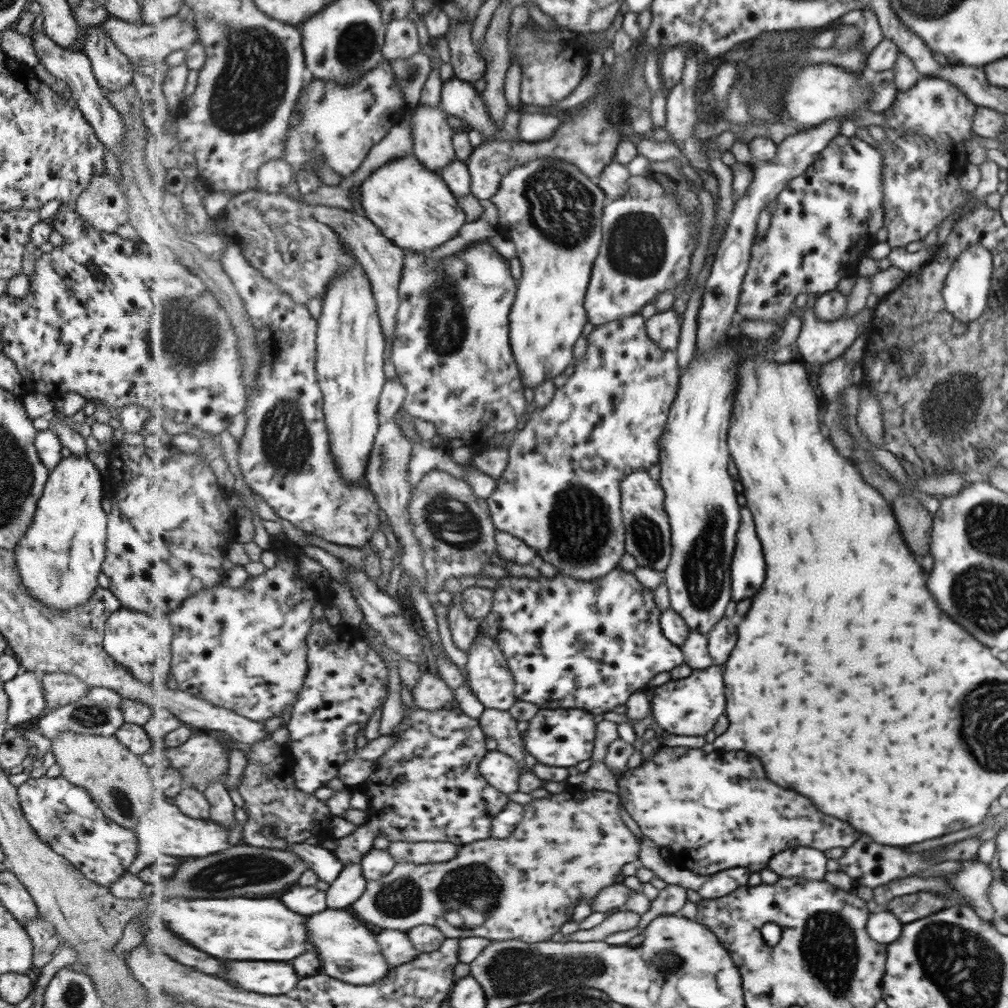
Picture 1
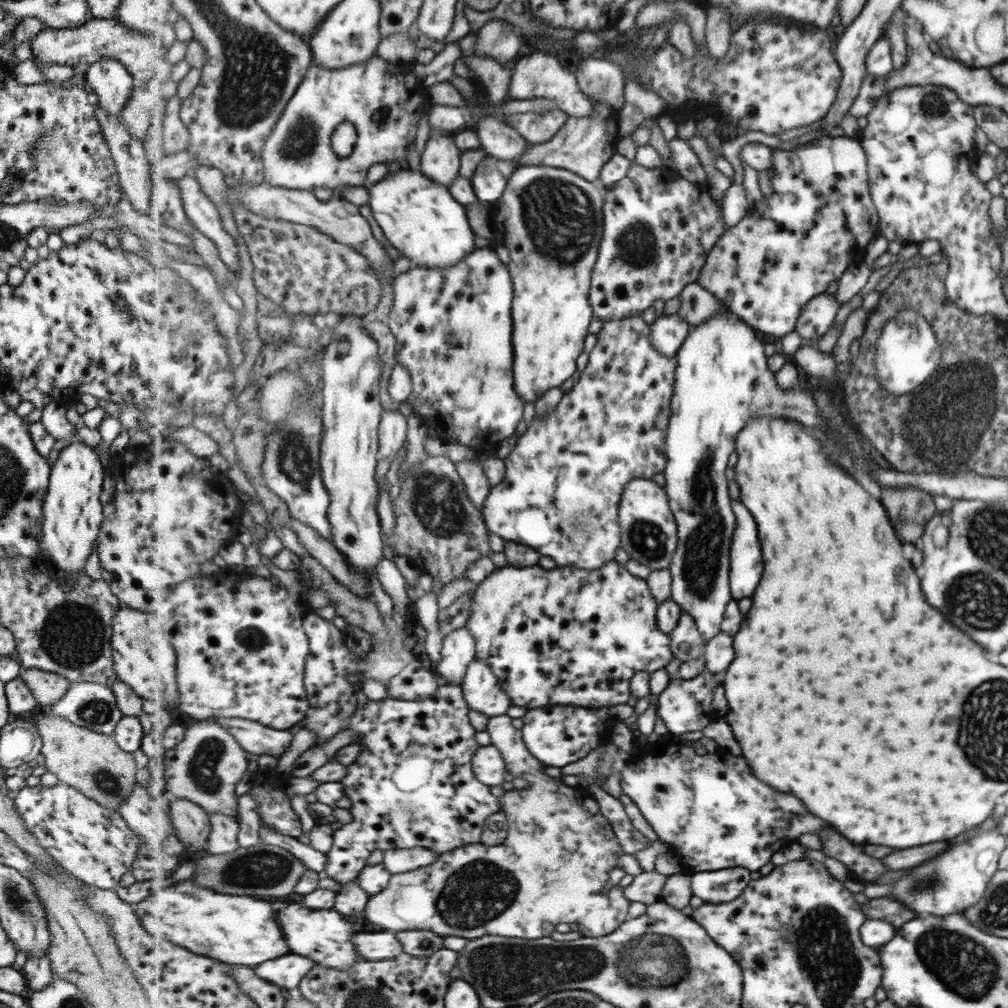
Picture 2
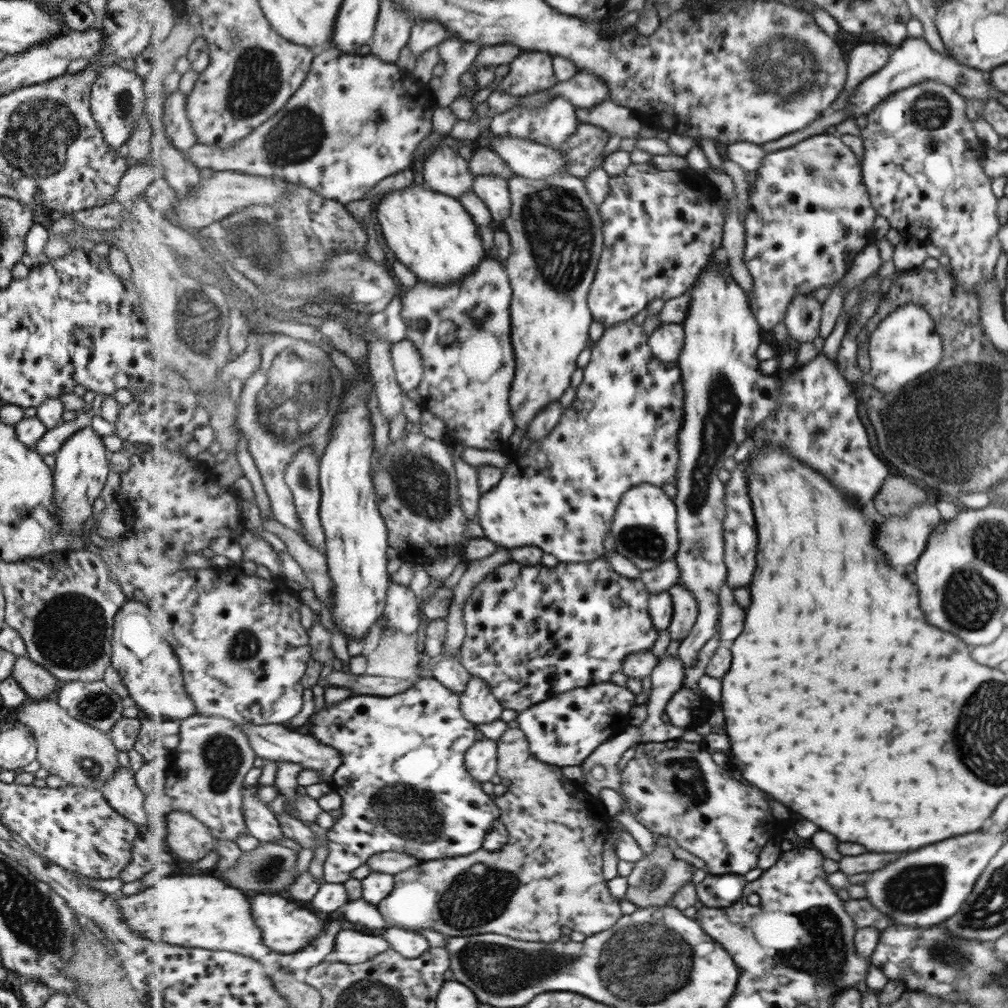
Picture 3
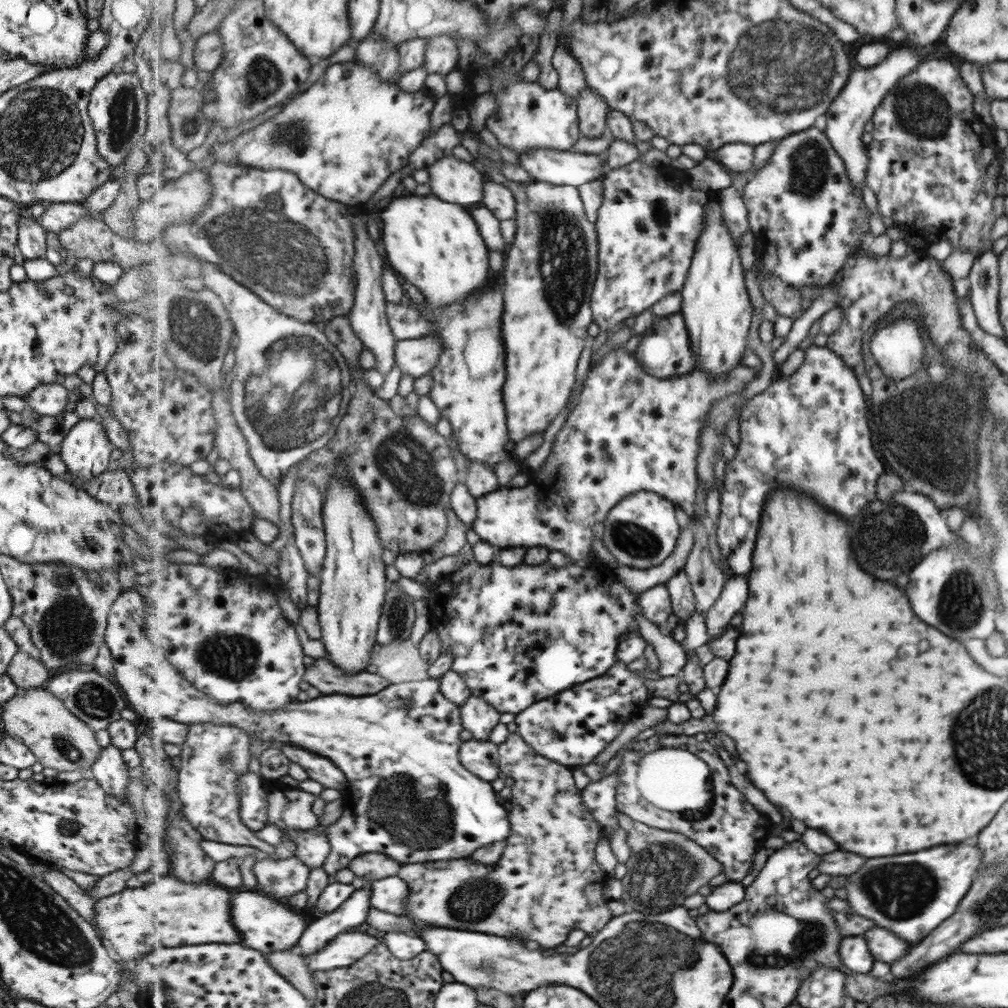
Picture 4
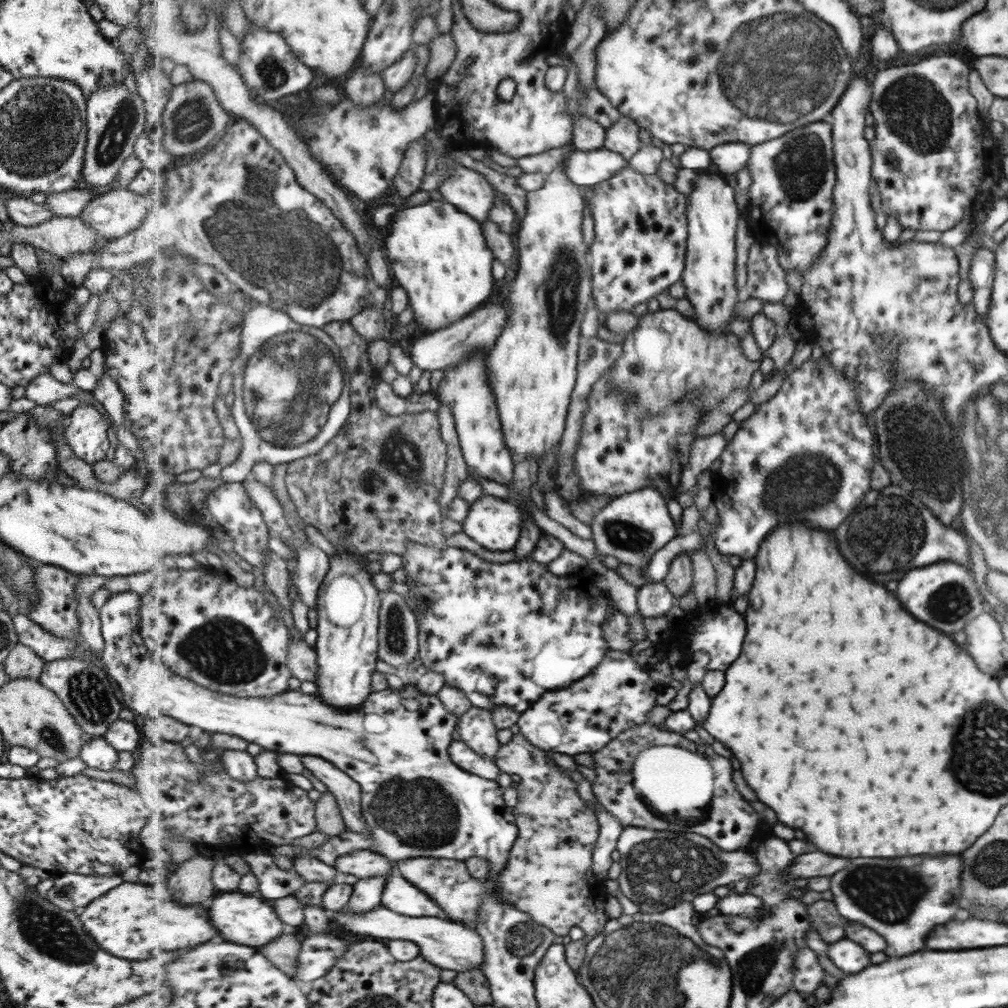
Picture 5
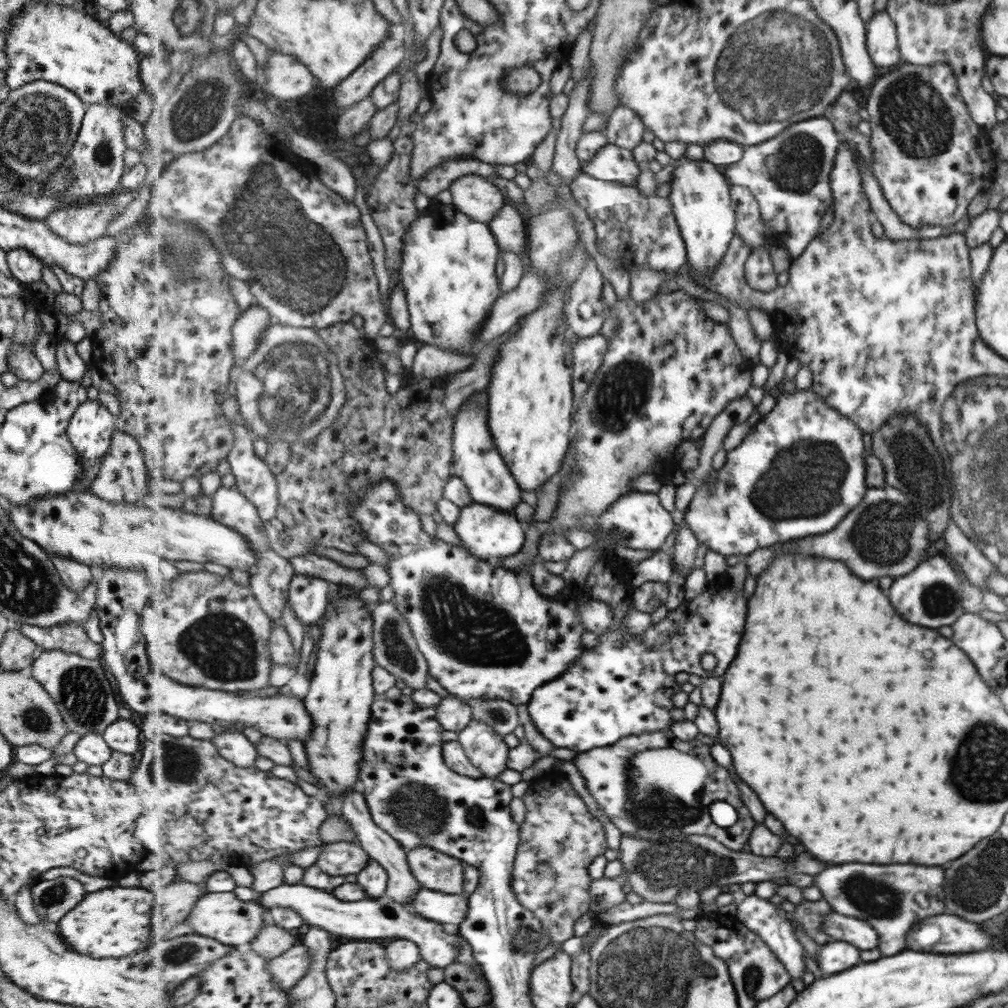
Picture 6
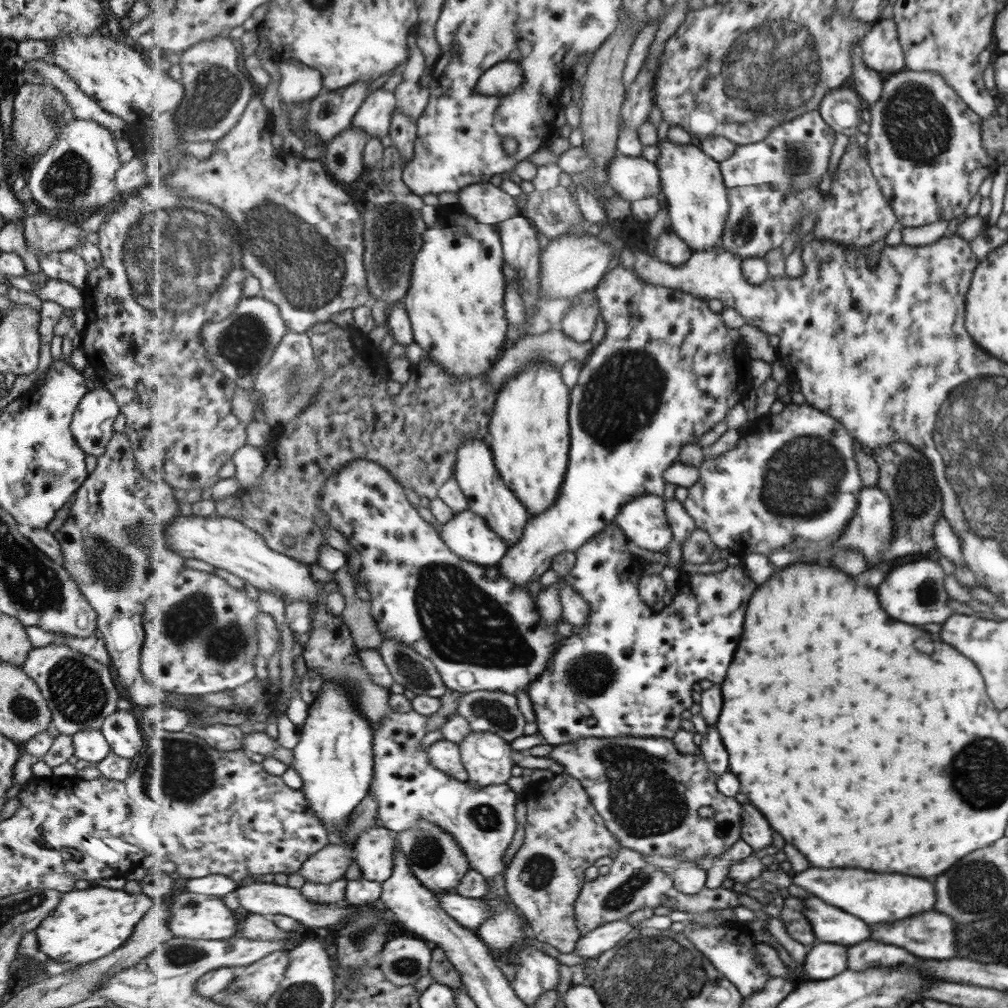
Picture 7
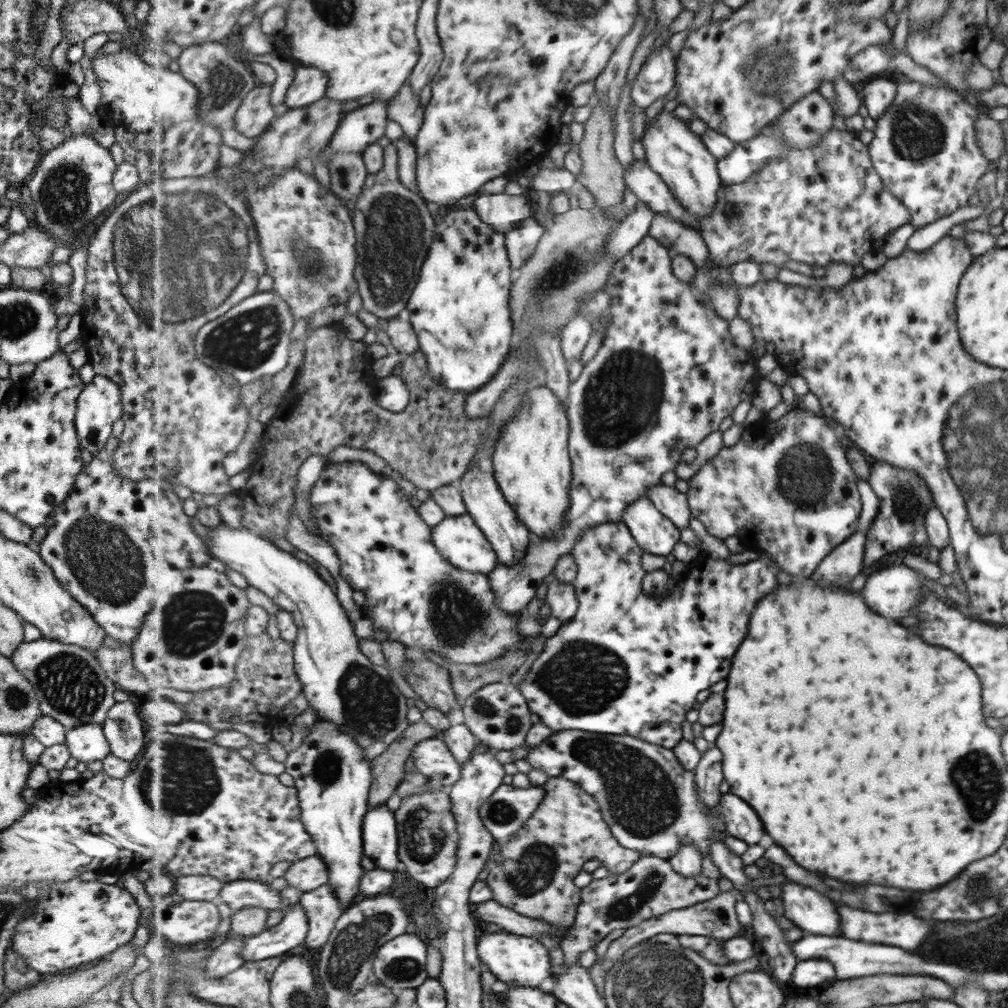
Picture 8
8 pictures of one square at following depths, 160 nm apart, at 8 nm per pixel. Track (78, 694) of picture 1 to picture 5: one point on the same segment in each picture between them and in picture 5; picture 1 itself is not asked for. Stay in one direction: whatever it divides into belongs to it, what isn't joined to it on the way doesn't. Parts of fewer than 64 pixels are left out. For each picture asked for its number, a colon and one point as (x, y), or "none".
2: (46, 688)
3: (37, 683)
4: (25, 672)
5: (21, 662)

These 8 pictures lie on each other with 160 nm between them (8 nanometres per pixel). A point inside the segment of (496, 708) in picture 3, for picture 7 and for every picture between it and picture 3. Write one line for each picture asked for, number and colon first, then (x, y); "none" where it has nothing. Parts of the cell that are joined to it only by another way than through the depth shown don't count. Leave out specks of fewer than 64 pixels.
4: (480, 717)
5: (477, 727)
6: (486, 748)
7: (487, 757)

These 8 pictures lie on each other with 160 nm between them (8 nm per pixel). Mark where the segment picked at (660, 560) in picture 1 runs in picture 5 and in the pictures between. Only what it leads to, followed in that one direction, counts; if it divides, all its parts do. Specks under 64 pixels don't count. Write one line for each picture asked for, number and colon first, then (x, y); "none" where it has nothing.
2: (650, 534)
3: (645, 530)
4: (642, 531)
5: (632, 527)

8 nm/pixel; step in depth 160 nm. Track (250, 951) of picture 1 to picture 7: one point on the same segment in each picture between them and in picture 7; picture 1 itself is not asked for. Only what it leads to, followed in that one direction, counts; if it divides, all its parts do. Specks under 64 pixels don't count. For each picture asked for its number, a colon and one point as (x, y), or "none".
2: (240, 930)
3: (203, 912)
4: (168, 914)
5: (132, 921)
6: (114, 922)
7: (86, 925)

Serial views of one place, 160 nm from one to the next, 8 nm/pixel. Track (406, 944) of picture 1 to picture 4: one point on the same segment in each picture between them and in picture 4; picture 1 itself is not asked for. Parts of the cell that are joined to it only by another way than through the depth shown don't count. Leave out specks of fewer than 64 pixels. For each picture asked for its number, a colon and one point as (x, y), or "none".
2: (375, 946)
3: (352, 947)
4: (350, 947)

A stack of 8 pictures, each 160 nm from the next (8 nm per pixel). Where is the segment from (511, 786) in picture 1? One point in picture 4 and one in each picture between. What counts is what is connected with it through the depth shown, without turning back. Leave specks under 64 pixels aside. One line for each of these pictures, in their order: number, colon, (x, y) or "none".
2: (489, 764)
3: (482, 759)
4: (481, 757)

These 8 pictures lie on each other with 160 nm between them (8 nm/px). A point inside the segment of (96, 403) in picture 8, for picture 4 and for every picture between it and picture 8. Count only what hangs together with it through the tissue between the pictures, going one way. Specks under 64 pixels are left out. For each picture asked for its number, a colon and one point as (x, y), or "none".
4: (85, 449)
5: (85, 434)
6: (89, 429)
7: (91, 424)

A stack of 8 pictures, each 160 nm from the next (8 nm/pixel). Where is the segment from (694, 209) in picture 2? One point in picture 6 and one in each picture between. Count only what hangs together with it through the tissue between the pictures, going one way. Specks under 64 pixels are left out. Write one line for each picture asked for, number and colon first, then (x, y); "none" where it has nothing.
3: (660, 230)
4: (649, 226)
5: (641, 245)
6: (635, 229)

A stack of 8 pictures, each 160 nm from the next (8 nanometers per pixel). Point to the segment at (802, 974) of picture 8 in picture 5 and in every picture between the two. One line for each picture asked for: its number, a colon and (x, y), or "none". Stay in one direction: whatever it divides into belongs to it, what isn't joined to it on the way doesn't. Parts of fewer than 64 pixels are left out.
5: (846, 956)
6: (837, 956)
7: (827, 960)

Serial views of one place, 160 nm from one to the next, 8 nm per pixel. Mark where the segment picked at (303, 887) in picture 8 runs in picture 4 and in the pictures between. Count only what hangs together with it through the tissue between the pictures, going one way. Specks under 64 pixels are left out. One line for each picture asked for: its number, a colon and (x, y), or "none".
4: (374, 866)
5: (362, 863)
6: (339, 859)
7: (330, 864)

